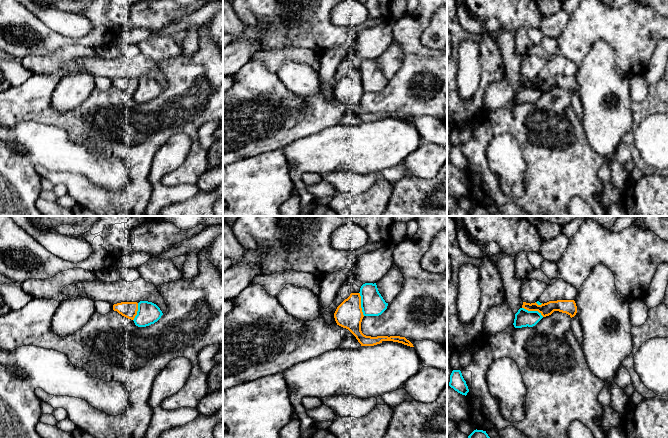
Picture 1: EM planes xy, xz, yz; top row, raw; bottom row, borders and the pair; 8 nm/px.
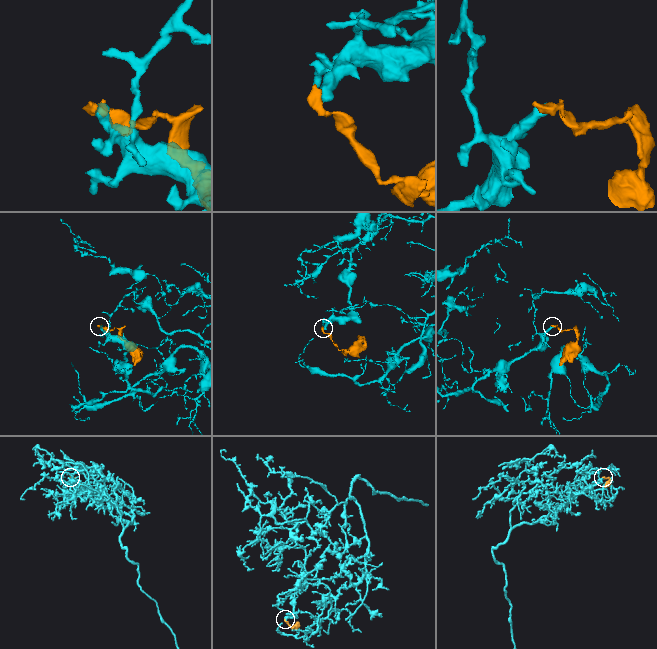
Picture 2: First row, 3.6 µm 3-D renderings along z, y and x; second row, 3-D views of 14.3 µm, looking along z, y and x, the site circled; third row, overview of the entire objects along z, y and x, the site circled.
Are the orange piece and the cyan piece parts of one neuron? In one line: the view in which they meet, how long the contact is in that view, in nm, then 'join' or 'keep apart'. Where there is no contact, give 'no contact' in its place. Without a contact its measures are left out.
contact in xz; length 200 nm; keep apart

